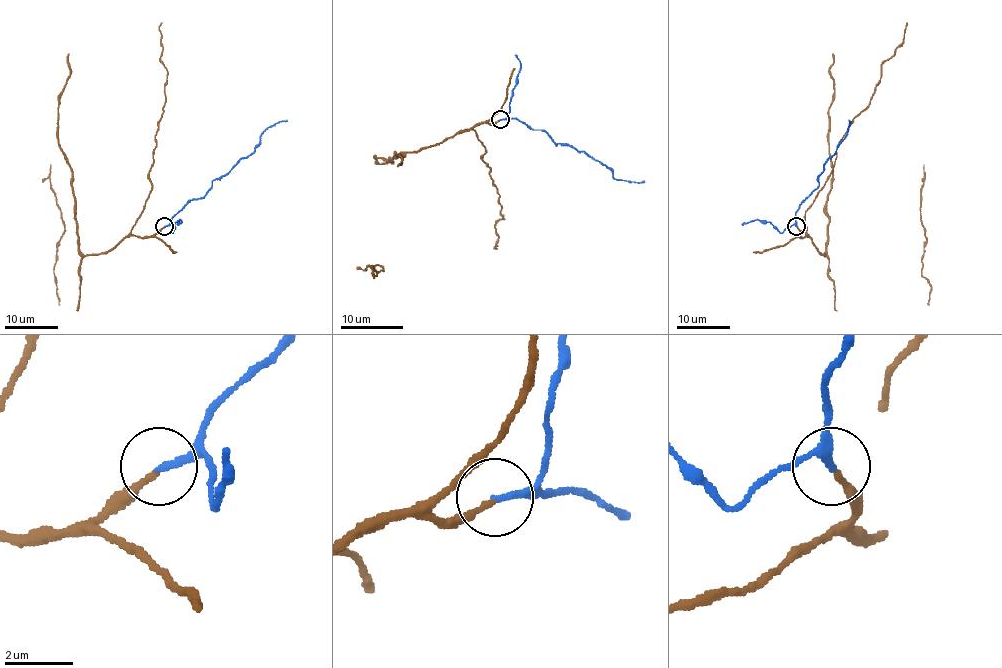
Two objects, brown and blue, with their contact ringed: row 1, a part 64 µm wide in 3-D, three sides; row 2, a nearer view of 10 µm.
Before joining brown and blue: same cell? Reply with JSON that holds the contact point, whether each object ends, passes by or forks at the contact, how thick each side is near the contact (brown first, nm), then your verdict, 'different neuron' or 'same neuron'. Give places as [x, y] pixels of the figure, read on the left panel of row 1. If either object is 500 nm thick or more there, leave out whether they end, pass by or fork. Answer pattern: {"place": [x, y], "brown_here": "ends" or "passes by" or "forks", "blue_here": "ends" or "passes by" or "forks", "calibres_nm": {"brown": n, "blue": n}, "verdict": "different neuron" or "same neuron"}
{"place": [164, 226], "brown_here": "ends", "blue_here": "ends", "calibres_nm": {"brown": 170, "blue": 200}, "verdict": "same neuron"}

